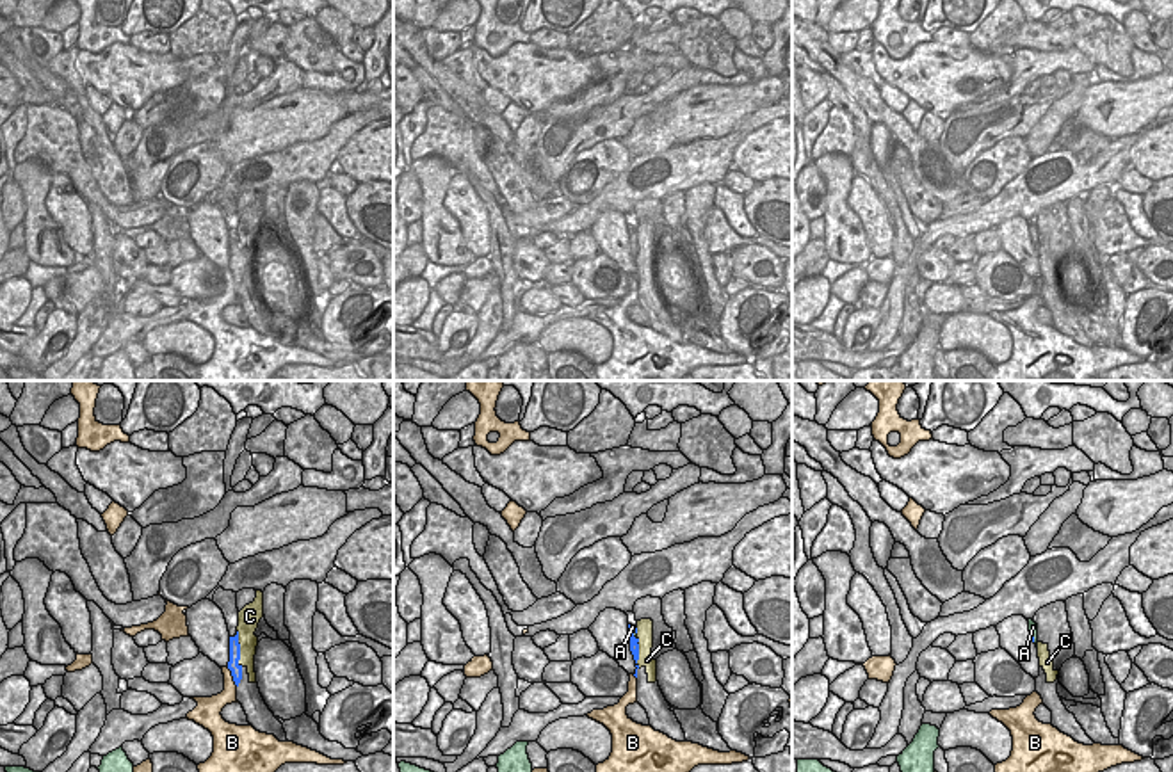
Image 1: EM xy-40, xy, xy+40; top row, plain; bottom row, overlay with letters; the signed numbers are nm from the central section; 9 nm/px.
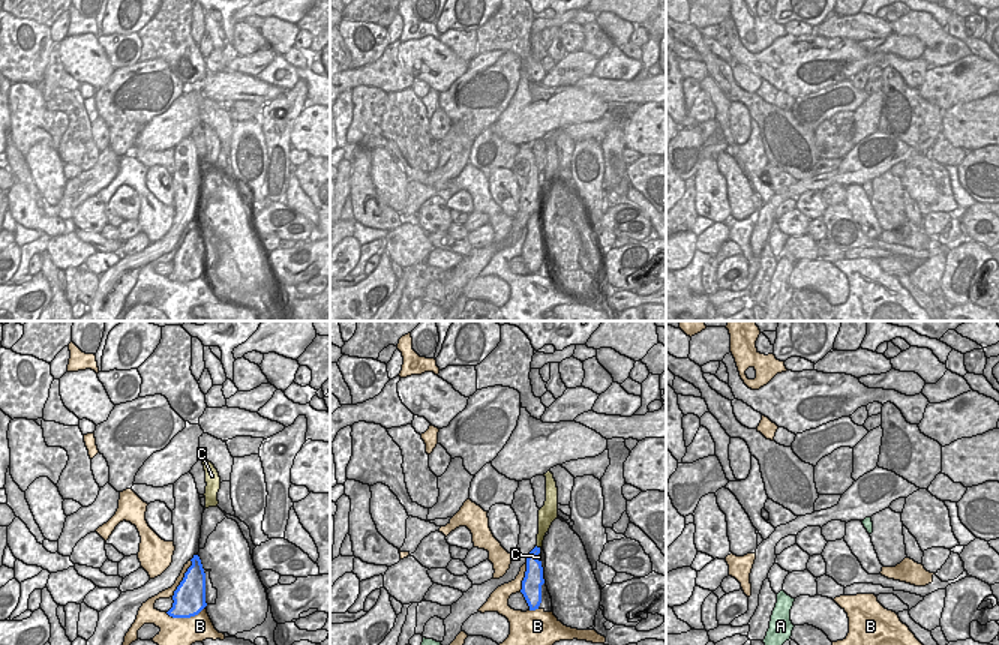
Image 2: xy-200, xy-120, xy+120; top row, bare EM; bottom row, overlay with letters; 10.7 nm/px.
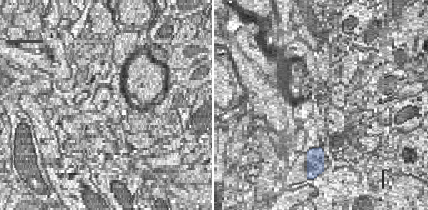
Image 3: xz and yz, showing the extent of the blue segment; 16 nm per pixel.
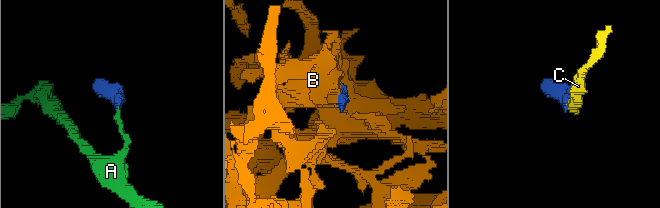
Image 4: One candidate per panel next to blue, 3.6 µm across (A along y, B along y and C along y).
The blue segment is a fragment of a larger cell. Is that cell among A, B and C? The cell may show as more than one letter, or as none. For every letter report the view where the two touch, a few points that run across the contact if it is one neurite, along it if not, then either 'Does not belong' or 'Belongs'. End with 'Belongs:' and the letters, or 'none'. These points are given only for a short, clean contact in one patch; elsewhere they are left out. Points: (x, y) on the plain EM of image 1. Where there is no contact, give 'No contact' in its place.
A: Touches blue in xy. Line: xy (634, 248), (632, 235), (632, 228). Belongs
B: Touches blue in xy-40. Does not belong
C: Touches blue in xy-40. Does not belong
Belongs: A

